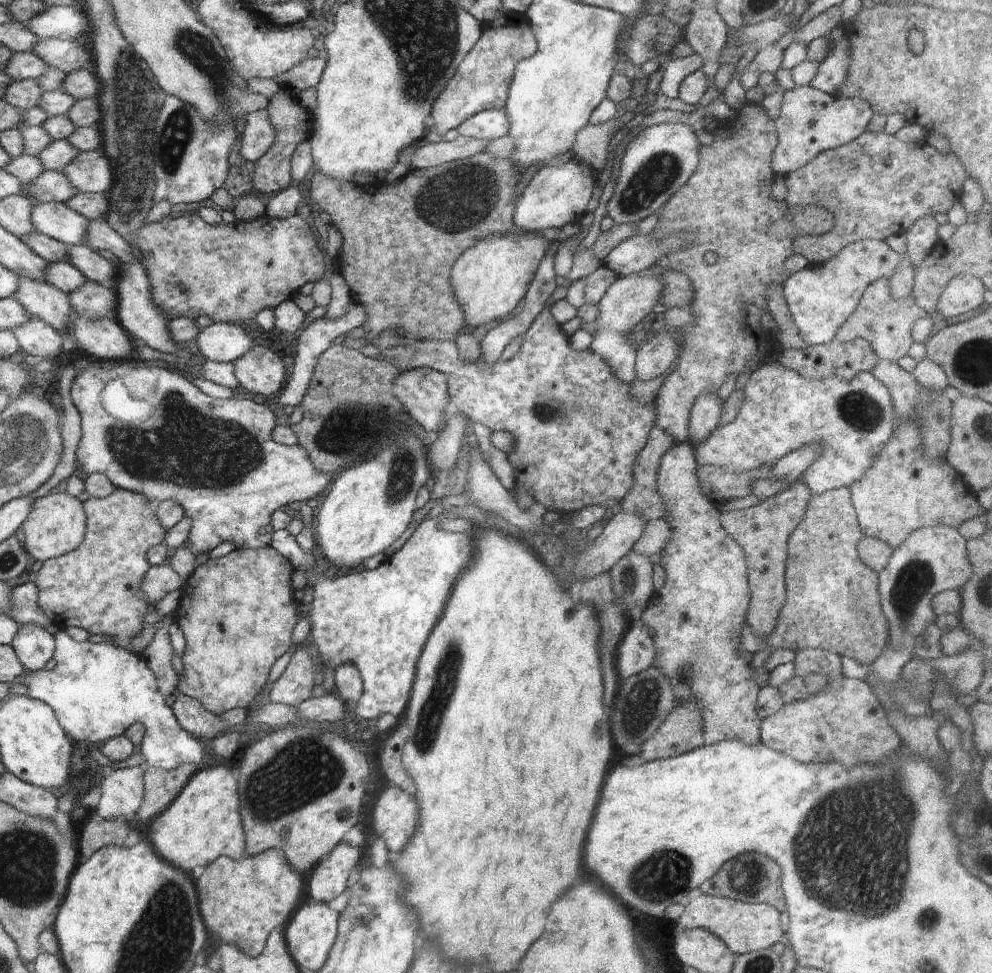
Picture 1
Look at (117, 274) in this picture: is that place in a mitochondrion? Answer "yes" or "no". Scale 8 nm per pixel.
no

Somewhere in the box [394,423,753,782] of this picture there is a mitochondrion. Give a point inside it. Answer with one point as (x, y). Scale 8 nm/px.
(637, 707)

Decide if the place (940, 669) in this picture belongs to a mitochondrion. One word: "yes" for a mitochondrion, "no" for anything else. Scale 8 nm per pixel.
no

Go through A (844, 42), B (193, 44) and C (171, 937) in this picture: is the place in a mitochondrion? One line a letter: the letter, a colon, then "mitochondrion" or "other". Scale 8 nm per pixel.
A: other
B: mitochondrion
C: mitochondrion

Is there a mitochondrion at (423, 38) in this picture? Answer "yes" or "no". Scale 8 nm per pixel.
yes

